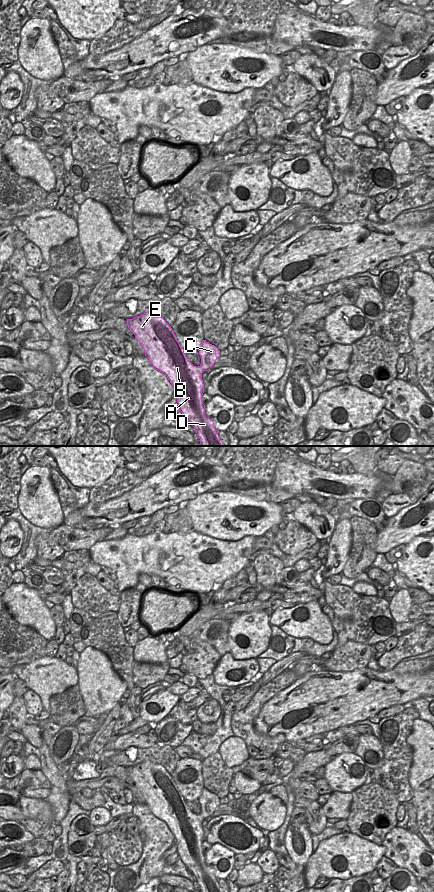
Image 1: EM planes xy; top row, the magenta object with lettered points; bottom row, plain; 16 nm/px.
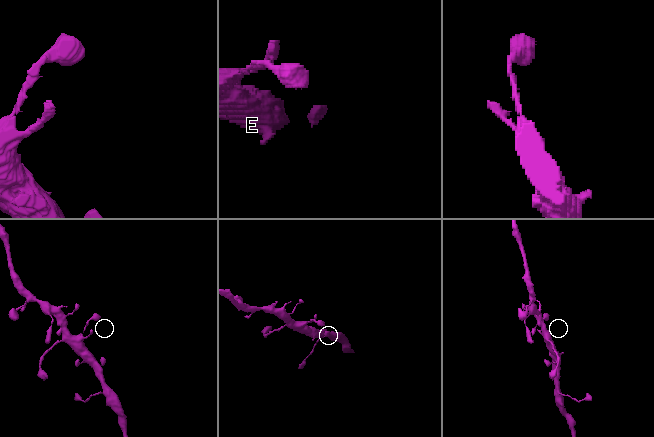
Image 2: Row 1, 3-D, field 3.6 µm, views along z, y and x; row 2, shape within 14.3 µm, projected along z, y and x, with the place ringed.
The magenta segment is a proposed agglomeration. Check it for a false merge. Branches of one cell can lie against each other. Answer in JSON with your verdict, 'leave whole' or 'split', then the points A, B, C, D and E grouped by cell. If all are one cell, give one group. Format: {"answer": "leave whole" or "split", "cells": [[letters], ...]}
{"answer": "leave whole", "cells": [["A", "B", "C", "D", "E"]]}

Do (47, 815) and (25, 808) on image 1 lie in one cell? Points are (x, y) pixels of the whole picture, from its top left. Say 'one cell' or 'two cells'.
one cell

